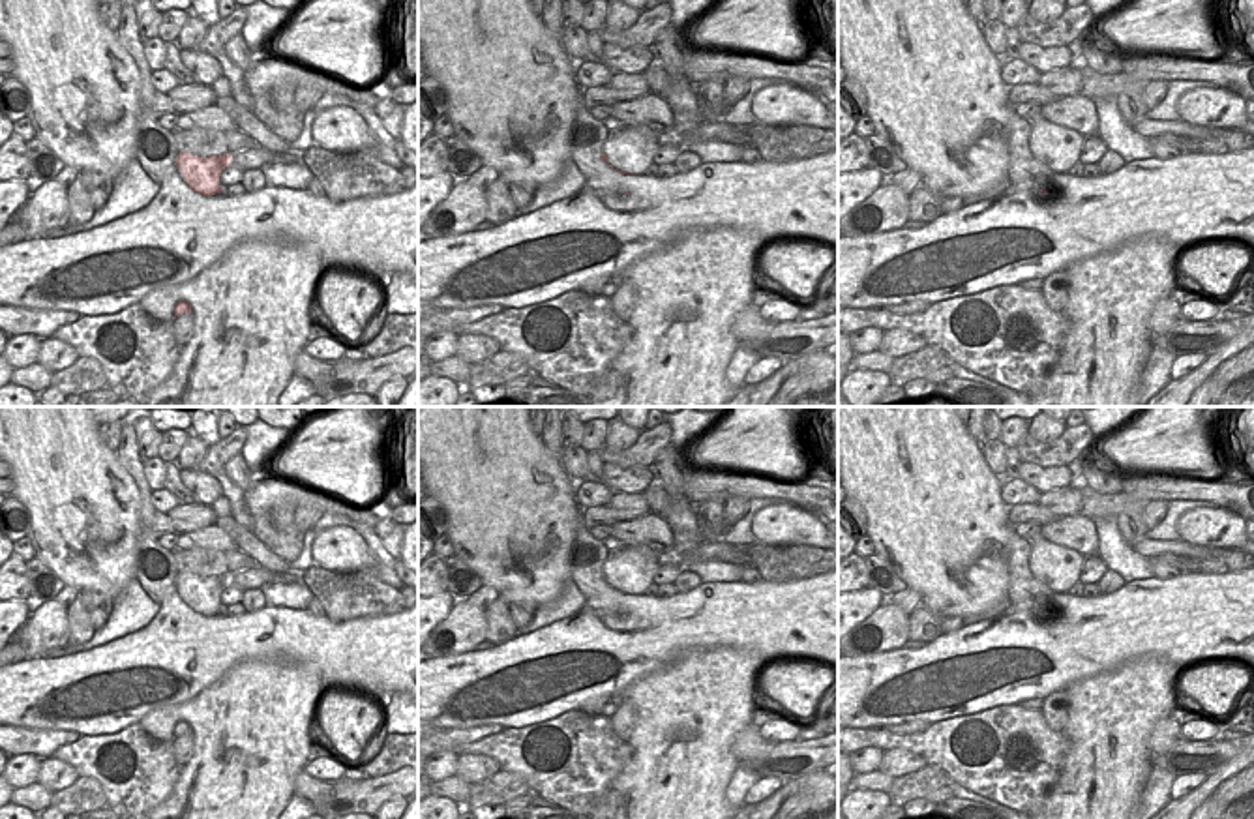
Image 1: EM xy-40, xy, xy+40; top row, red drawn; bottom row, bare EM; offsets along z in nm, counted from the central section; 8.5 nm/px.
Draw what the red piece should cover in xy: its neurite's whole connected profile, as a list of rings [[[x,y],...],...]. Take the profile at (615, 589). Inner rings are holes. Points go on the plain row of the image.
[[[613,544],[611,555],[604,562],[602,581],[620,594],[645,594],[654,583],[660,564],[662,555],[656,549]]]

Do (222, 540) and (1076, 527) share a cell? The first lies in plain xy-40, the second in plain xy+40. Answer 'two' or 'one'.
one

